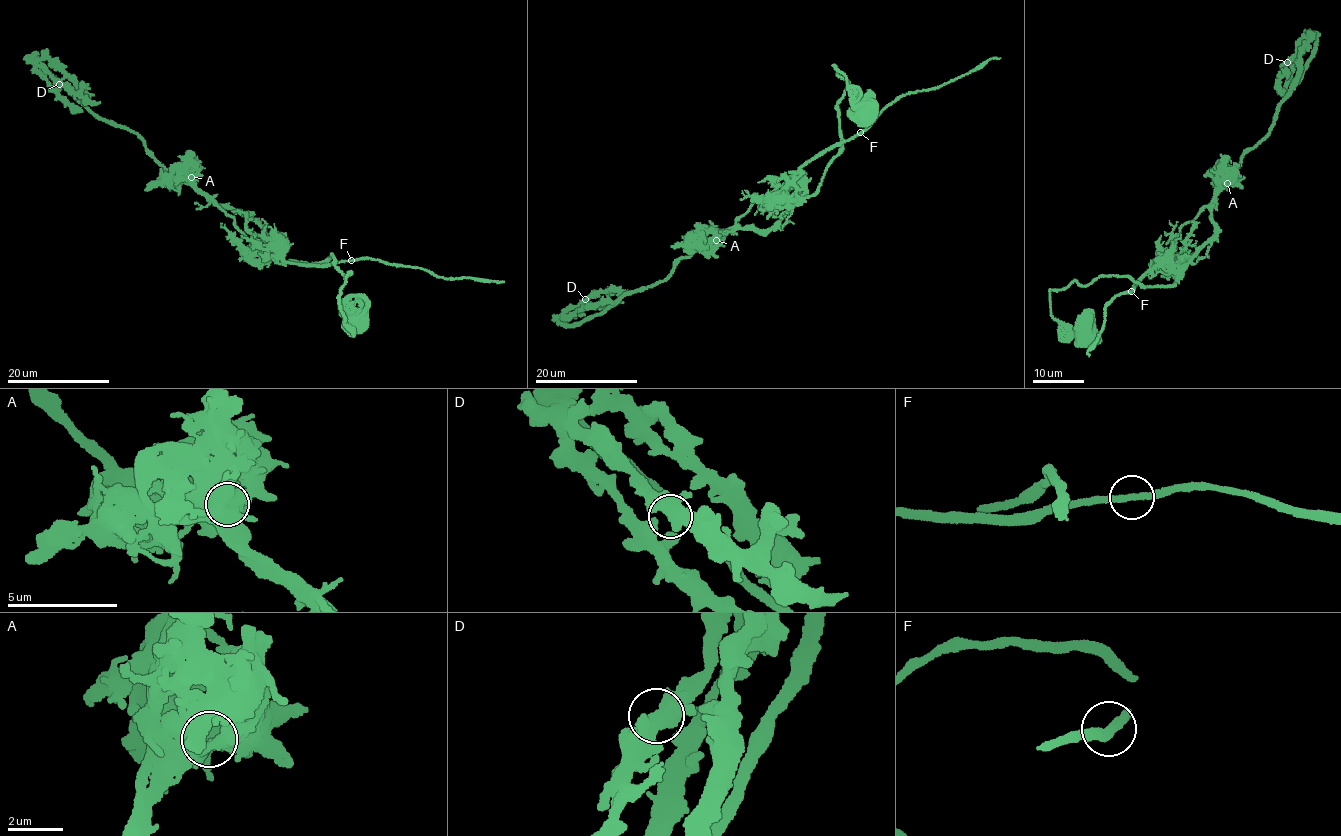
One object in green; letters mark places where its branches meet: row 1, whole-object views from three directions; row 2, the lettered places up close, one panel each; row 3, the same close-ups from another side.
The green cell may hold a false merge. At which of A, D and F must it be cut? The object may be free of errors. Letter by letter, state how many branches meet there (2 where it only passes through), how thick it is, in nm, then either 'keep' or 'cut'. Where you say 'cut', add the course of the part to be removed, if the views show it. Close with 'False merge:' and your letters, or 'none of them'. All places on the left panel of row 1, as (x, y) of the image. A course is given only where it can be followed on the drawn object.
A: 2 branches meet; 480 nm thick; cut; foreign part runs (191, 176), (198, 169), (189, 181), (250, 241), (291, 262), (377, 259), (444, 278), (504, 282)
D: 3 branches meet; 500 nm thick; keep
F: 2 branches meet; 280 nm thick; keep
False merge: A

